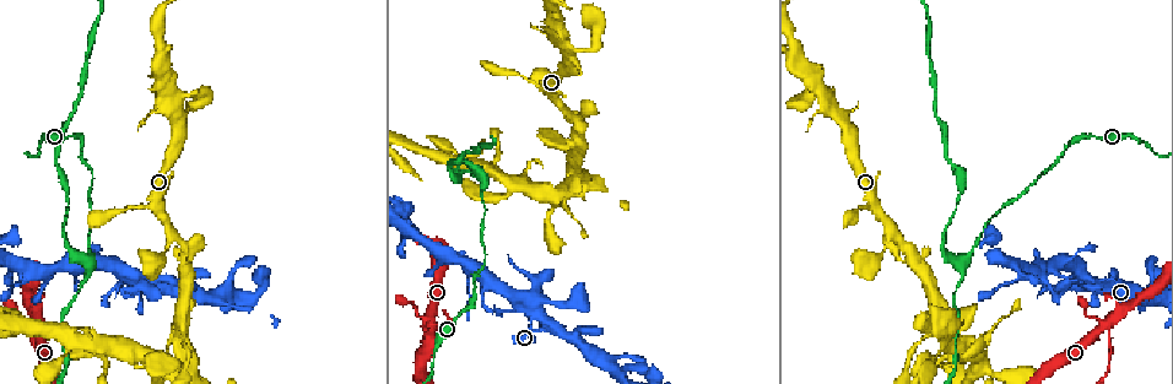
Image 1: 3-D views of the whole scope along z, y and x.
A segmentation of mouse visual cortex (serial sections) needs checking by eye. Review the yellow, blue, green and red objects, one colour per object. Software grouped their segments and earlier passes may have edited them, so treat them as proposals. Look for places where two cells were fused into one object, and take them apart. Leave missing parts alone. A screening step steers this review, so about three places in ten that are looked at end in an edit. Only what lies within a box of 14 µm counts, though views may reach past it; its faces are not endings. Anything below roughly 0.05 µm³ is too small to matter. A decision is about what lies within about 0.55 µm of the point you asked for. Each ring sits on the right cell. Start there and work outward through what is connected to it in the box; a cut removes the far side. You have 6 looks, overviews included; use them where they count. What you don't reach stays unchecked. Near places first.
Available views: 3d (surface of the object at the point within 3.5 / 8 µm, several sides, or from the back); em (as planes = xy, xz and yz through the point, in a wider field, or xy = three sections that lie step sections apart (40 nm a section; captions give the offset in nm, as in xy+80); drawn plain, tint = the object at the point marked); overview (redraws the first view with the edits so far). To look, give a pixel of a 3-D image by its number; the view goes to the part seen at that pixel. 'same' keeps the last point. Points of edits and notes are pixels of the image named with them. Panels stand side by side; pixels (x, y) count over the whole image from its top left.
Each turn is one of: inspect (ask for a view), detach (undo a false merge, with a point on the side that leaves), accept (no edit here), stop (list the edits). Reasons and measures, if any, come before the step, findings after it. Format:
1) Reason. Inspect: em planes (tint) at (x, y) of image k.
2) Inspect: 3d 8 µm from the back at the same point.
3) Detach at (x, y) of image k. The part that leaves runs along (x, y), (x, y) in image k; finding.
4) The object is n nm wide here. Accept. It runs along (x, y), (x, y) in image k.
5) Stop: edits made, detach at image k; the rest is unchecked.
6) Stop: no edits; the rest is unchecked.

Sharp bend. Inspect: 3d 3.5 µm at (193, 250) of image 1.

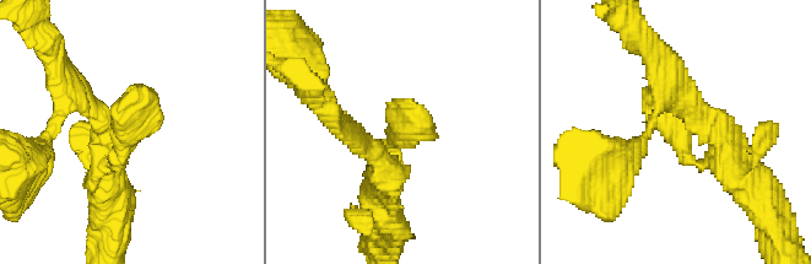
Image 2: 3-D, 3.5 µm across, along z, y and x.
Need the tissue. Inspect: em xy step 5 (tint) at (683, 127) of image 2.

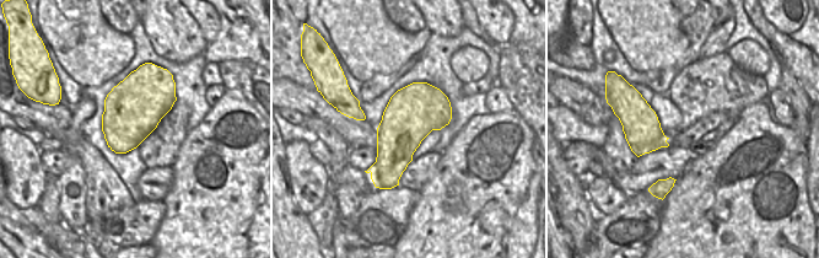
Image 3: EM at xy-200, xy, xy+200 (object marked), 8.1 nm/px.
Accept. All the same cell.

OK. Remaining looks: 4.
Calibre changes. Inspect: 3d 3.5 µm at (494, 159) of image 1.

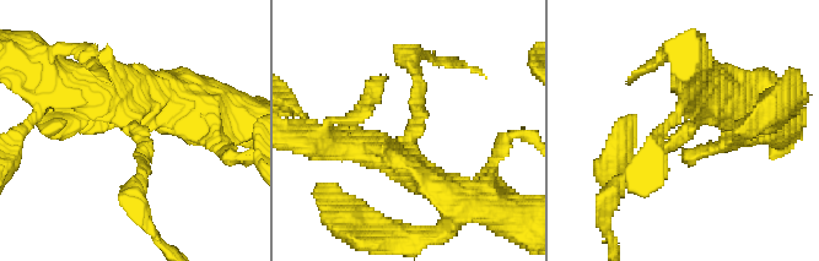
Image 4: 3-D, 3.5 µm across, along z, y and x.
The arms are 150, 400 nm wide. Inspect: em xy step 1 (tint) at (136, 128) of image 4.

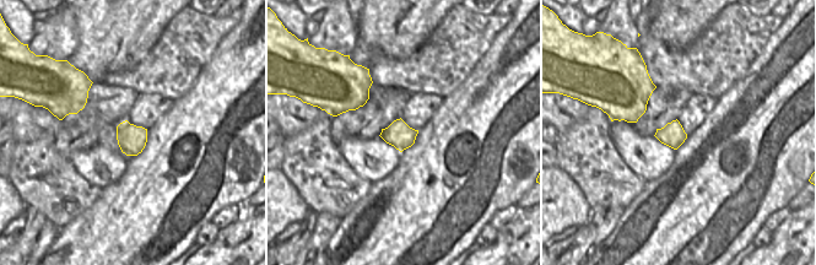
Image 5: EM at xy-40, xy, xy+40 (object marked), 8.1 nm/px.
Inspect: em xy step 3 (tint) at the same point.

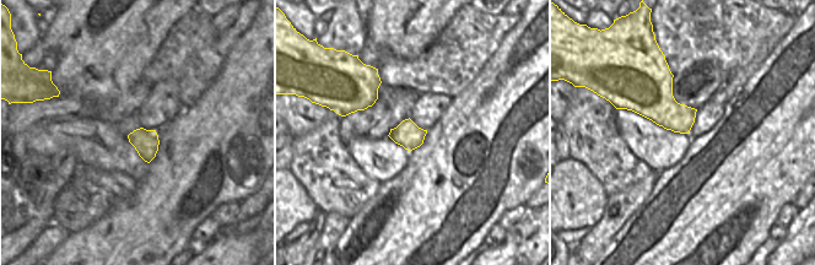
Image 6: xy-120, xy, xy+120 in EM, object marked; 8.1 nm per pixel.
Detach at (141, 174) of image 4. The part that leaves runs along (140, 152), (136, 205), (151, 217) in image 4; two cells meet here.

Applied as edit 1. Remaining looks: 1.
Stop: edits made, detach at image 4; the rest is unchecked.

